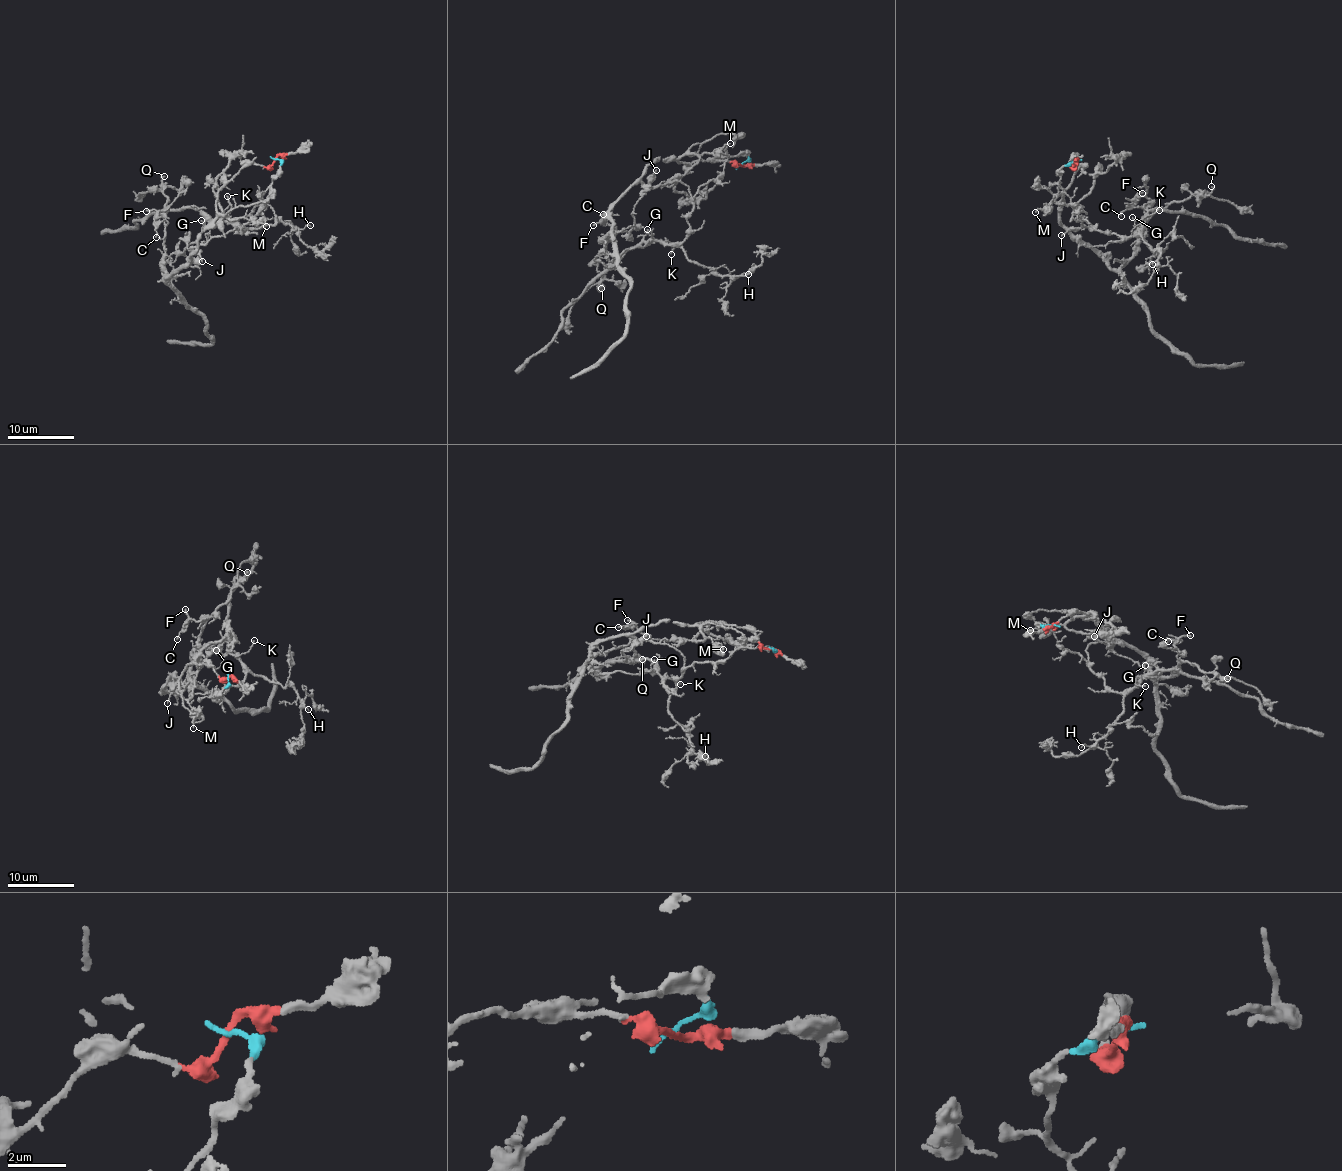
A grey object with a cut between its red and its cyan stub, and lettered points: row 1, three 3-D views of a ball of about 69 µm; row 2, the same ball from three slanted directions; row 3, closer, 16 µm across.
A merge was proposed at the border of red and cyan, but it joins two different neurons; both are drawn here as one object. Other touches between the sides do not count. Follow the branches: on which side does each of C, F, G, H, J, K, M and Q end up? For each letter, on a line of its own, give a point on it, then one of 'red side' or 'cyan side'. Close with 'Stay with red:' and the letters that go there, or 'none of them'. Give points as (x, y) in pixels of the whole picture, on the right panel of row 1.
C: place (1121, 216); red side
F: place (1142, 193); red side
G: place (1132, 217); cyan side
H: place (1152, 264); cyan side
J: place (1061, 235); cyan side
K: place (1159, 210); cyan side
M: place (1035, 212); red side
Q: place (1211, 186); red side
Stay with red: C, F, M, Q

